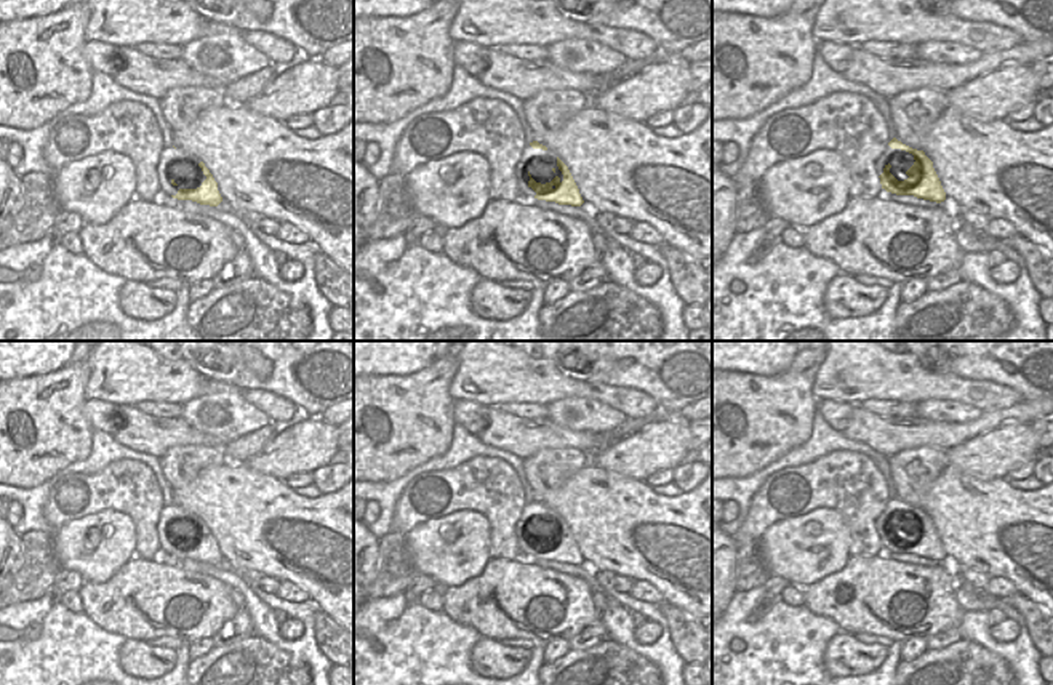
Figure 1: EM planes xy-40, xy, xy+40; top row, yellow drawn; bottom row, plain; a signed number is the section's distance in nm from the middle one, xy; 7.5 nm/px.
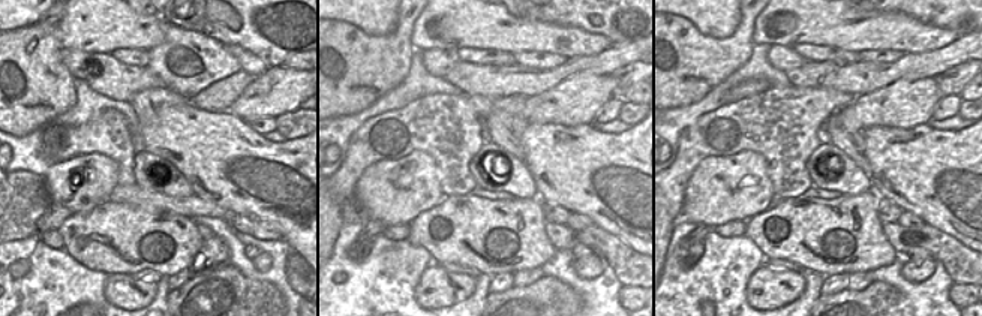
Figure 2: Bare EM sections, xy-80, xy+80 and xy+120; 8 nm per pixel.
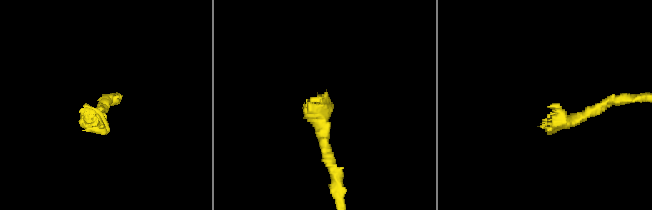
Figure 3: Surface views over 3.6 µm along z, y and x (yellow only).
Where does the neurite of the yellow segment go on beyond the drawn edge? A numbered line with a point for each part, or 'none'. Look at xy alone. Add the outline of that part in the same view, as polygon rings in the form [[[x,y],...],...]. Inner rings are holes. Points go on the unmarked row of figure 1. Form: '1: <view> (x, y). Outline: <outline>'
1: xy (540, 522). Outline: [[[525,504],[515,523],[515,536],[518,551],[526,557],[535,557],[536,551],[528,544],[533,536],[536,541],[551,541],[555,535],[563,539],[563,533],[557,525],[557,514],[552,509],[533,507]]]

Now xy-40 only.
1: xy-40 (173, 522). Outline: [[[173,504],[165,506],[157,523],[158,543],[162,552],[171,555],[179,547],[197,547],[206,538],[198,519]]]

